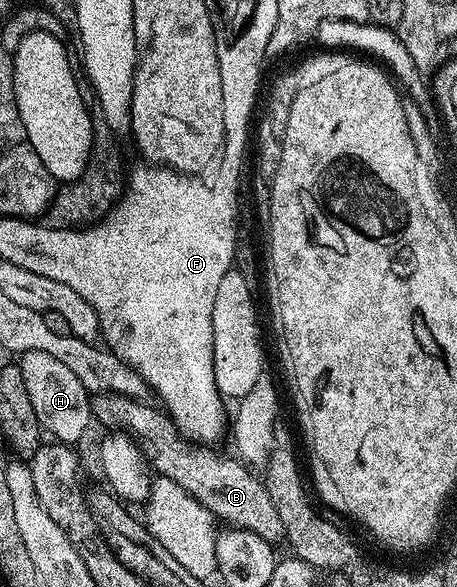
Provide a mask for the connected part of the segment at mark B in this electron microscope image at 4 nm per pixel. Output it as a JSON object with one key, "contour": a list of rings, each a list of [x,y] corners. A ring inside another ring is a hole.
{"contour":[[[93,394],[90,399],[92,405],[92,418],[95,420],[97,424],[101,423],[102,426],[108,427],[104,429],[115,429],[117,432],[120,433],[127,433],[132,436],[132,439],[135,440],[137,447],[139,448],[140,452],[143,453],[144,458],[147,460],[149,464],[149,468],[157,475],[157,476],[164,476],[169,477],[175,484],[181,485],[182,489],[186,489],[188,493],[194,497],[204,508],[206,508],[211,514],[217,519],[220,520],[222,523],[223,521],[227,526],[231,527],[238,527],[244,528],[247,531],[252,533],[256,533],[256,535],[262,537],[267,543],[271,545],[278,544],[277,542],[281,542],[284,539],[285,533],[285,526],[282,523],[281,517],[278,515],[278,511],[274,508],[274,503],[270,500],[270,495],[266,492],[264,487],[263,480],[256,474],[256,476],[252,475],[252,472],[241,460],[232,457],[232,459],[228,457],[224,457],[218,453],[216,453],[216,449],[208,446],[207,444],[199,444],[194,443],[193,441],[186,439],[179,430],[177,430],[176,426],[174,425],[174,421],[170,416],[167,415],[163,410],[155,409],[154,406],[149,405],[147,403],[139,403],[135,399],[128,398],[122,395],[113,395],[113,394]]]}

